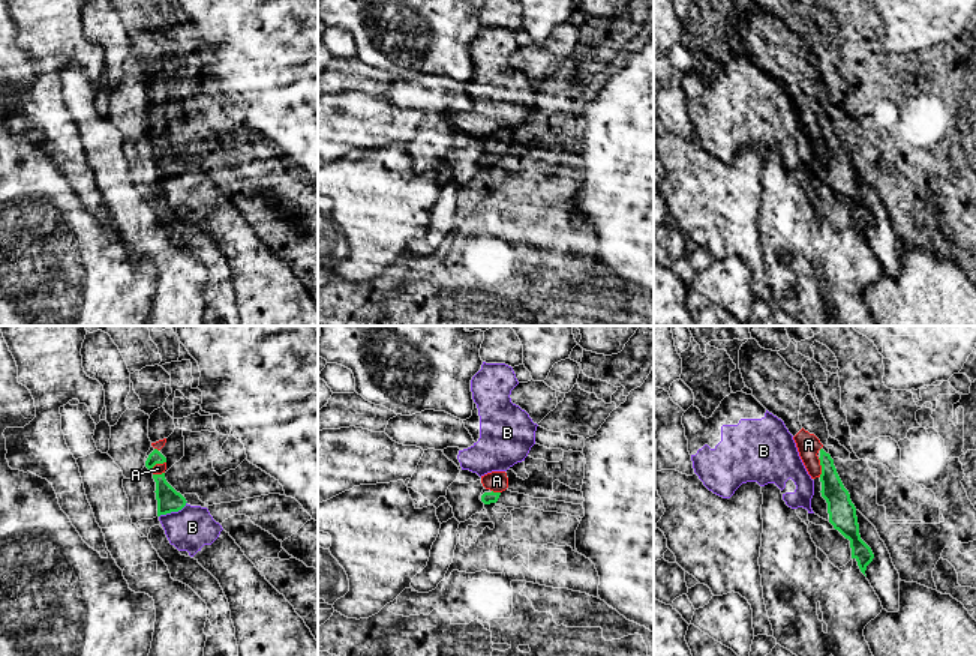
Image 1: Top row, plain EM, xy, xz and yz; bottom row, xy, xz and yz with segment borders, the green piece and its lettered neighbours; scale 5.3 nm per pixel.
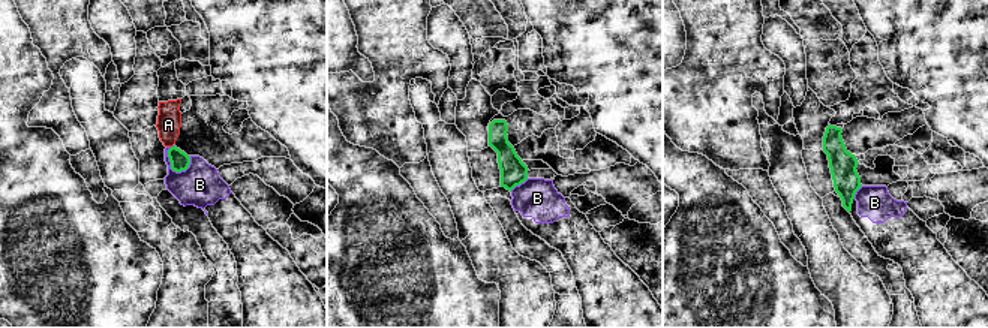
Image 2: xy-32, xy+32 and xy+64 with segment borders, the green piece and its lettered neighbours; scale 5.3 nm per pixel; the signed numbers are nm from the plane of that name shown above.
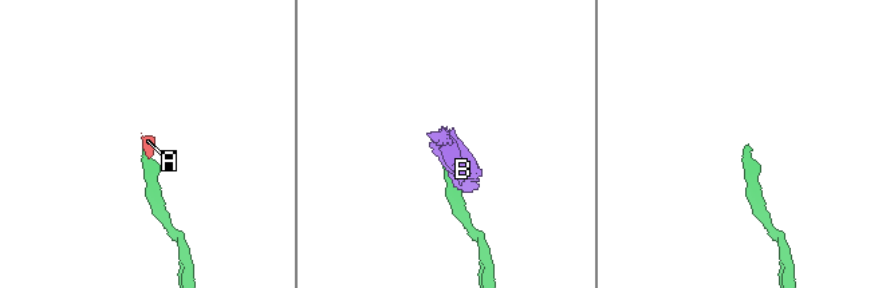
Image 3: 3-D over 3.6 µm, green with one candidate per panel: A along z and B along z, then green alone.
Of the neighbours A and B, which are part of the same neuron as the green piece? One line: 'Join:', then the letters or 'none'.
Join: A

